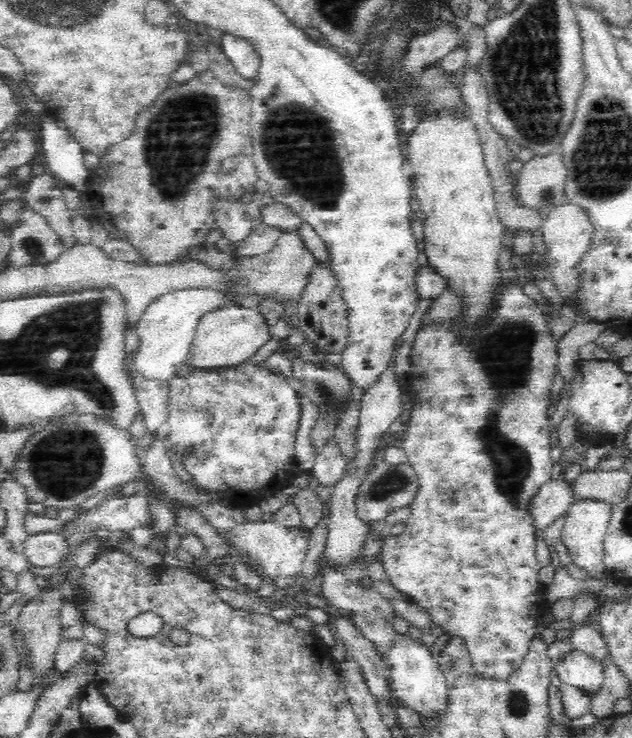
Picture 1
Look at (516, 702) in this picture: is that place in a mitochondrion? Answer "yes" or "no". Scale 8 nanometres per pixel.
yes

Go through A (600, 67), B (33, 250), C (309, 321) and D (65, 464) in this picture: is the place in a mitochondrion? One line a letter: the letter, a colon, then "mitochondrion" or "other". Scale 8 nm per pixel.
A: other
B: mitochondrion
C: other
D: mitochondrion

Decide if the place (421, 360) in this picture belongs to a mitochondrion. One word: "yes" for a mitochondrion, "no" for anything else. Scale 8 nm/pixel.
no

